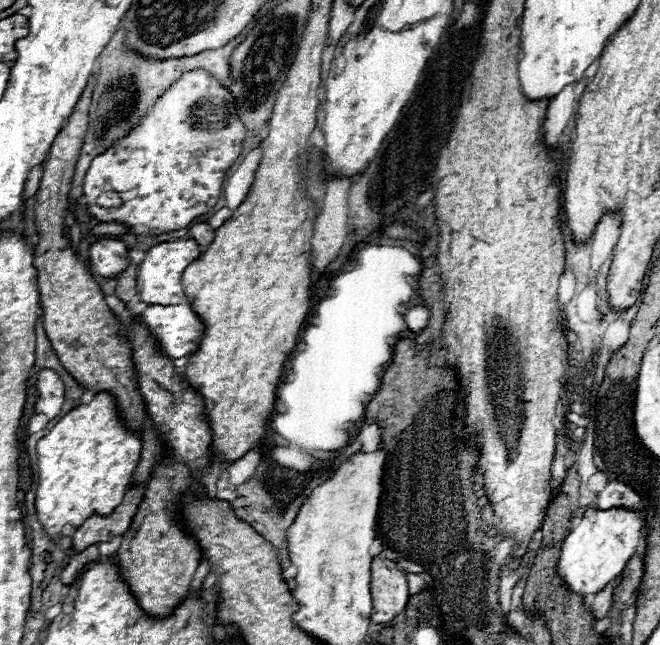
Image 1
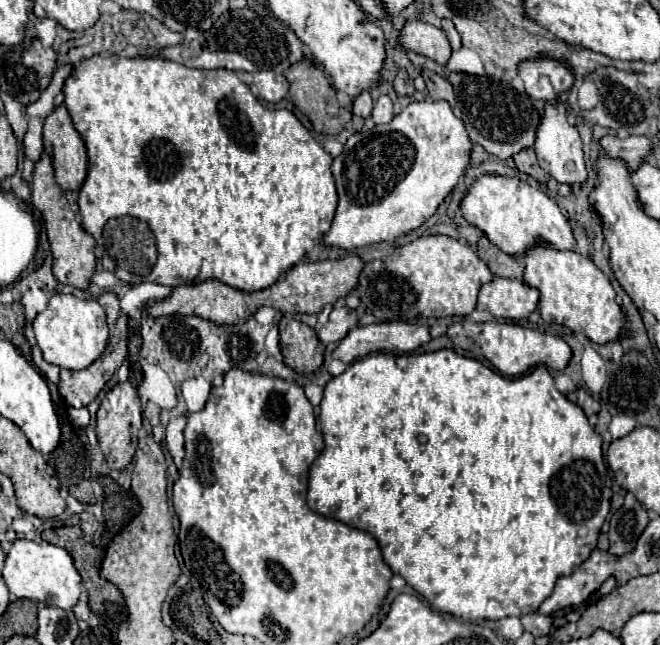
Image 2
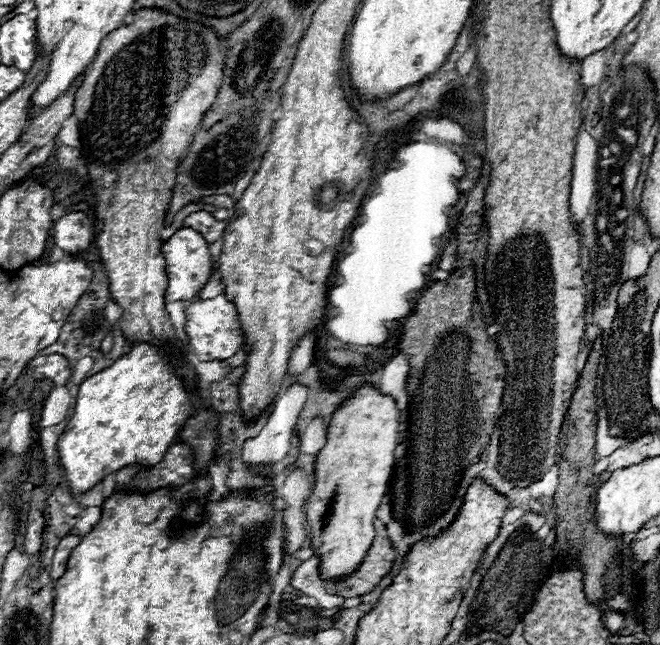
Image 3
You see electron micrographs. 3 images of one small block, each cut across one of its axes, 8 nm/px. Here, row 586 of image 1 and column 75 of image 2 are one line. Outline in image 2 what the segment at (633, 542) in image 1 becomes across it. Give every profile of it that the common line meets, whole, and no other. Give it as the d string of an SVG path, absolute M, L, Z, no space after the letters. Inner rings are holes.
M16 538L10 550L6 552L2 578L14 598L28 598L64 610L70 610L78 602L78 596L82 592L82 580L74 568L70 554L64 548L48 542L38 544L38 542Z

